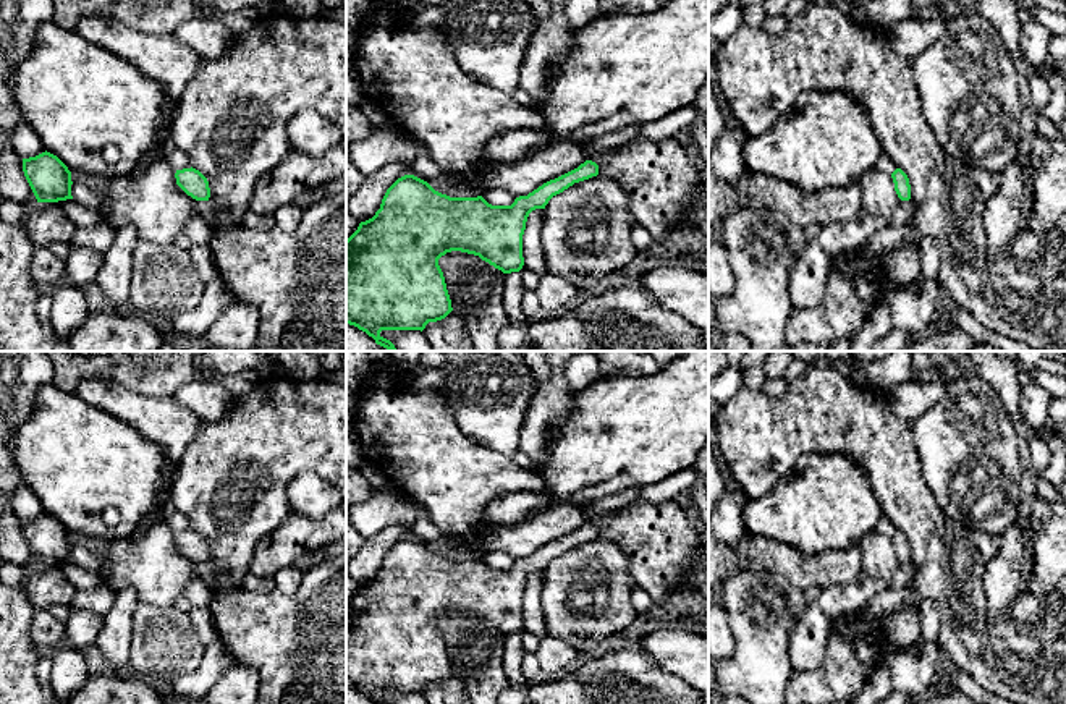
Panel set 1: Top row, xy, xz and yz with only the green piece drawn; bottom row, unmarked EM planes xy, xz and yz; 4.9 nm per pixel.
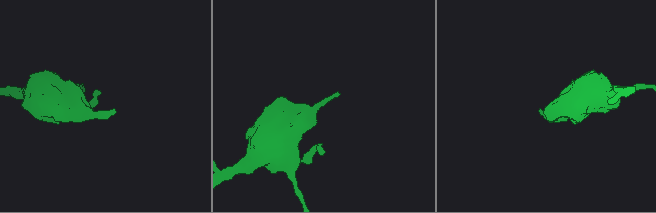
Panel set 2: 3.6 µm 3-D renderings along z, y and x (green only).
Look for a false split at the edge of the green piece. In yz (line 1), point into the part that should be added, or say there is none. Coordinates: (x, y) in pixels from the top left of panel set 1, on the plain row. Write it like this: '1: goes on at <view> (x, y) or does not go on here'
1: does not go on here

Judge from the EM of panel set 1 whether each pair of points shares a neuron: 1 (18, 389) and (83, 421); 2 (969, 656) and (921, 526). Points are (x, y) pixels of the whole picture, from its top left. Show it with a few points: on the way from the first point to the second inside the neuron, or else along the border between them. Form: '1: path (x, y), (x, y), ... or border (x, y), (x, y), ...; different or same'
1: border (50, 382), (38, 392), (34, 411), (16, 429); different
2: path (971, 623), (951, 559); same

